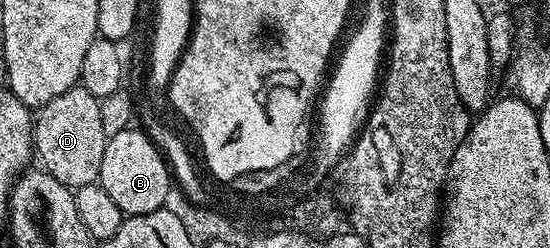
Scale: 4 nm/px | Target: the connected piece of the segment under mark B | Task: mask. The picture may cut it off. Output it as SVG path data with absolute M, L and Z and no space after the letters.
M130 126L106 139L99 183L126 217L151 214L166 207L169 182L171 186L170 166L146 131Z

